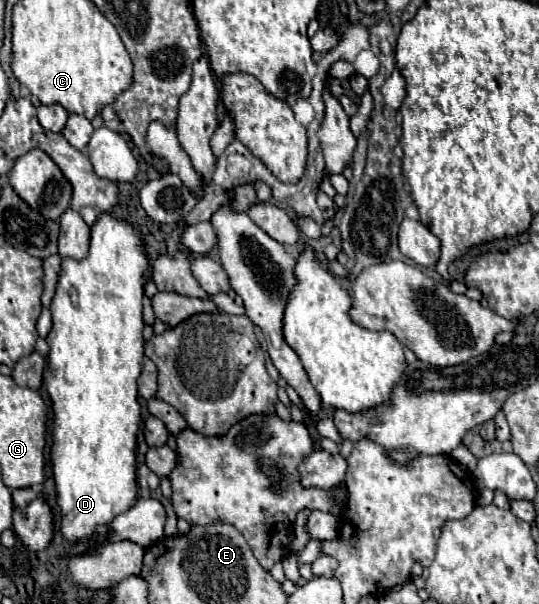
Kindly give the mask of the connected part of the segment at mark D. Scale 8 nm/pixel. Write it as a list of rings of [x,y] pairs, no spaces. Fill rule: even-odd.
[[[101,213],[95,225],[91,227],[91,241],[89,241],[89,253],[85,259],[75,261],[75,259],[63,259],[61,263],[61,275],[55,287],[55,297],[51,301],[51,315],[53,315],[53,329],[47,335],[49,343],[49,367],[55,371],[55,379],[63,379],[61,387],[47,387],[49,397],[53,401],[53,413],[55,413],[55,425],[53,425],[53,449],[51,449],[51,461],[53,461],[53,477],[55,477],[55,487],[57,487],[57,503],[61,509],[61,531],[65,539],[71,543],[77,543],[79,539],[89,539],[93,531],[97,531],[101,537],[107,531],[109,521],[127,511],[135,503],[135,493],[137,493],[137,483],[135,483],[135,437],[139,431],[139,421],[141,421],[141,411],[137,403],[137,377],[141,373],[141,359],[143,359],[143,297],[145,297],[145,271],[149,269],[149,259],[145,253],[145,241],[137,227],[129,221],[117,221],[111,213]],[[71,287],[75,287],[77,295],[71,295]]]

